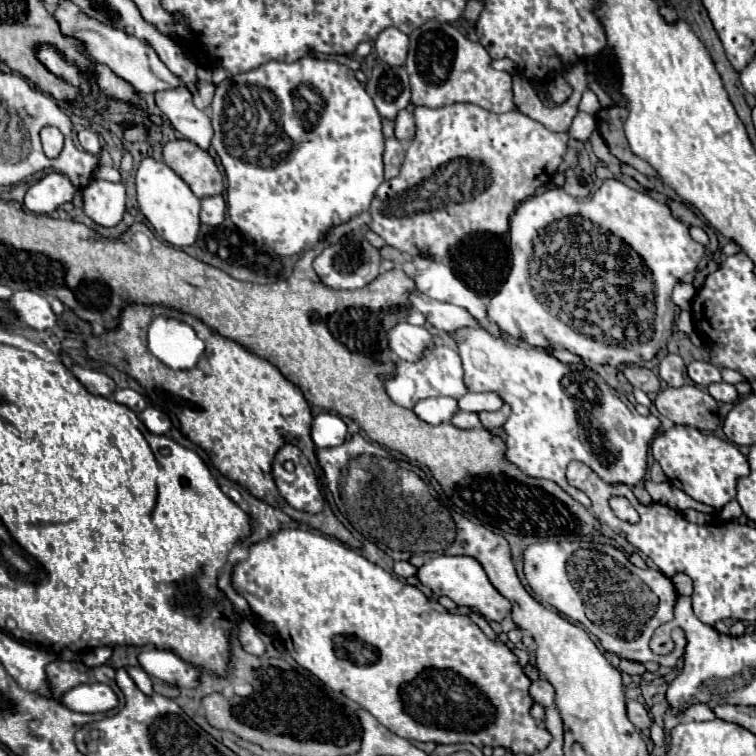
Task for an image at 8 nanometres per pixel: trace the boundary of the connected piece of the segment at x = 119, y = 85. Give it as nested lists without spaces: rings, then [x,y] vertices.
[[[95,62],[95,70],[97,70],[97,74],[99,74],[99,88],[101,88],[101,92],[103,92],[105,96],[121,98],[121,100],[127,100],[127,102],[131,102],[131,104],[137,104],[137,106],[145,108],[145,102],[135,96],[133,86],[125,84],[125,82],[119,80],[109,68],[105,68],[105,66],[101,66],[101,64],[97,64],[97,62]]]

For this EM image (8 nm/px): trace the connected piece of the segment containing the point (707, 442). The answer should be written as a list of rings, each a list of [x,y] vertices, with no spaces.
[[[673,426],[657,434],[651,442],[651,452],[673,486],[716,510],[737,496],[739,478],[749,474],[749,462],[735,444],[721,440],[715,434],[693,430],[691,426]]]

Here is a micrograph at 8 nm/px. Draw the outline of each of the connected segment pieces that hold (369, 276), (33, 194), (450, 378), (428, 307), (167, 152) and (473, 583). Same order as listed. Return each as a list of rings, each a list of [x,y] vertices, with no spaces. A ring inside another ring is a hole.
[[[357,230],[353,234],[347,234],[341,244],[331,244],[327,246],[315,260],[313,260],[313,268],[319,274],[319,278],[331,286],[331,288],[361,288],[365,284],[369,284],[371,280],[375,280],[379,276],[379,250],[373,248],[369,242],[363,240],[363,232]],[[351,244],[351,246],[345,246]]]
[[[51,172],[39,182],[35,182],[25,194],[25,208],[37,214],[49,214],[57,210],[63,202],[71,202],[77,188],[61,172]]]
[[[433,346],[427,350],[425,358],[421,362],[401,362],[397,360],[397,372],[393,380],[385,382],[387,394],[393,398],[403,408],[413,408],[419,400],[431,398],[431,396],[451,396],[459,400],[467,390],[463,384],[463,368],[461,368],[461,358],[457,356],[455,350],[447,346]]]
[[[417,290],[413,292],[411,302],[415,310],[425,314],[429,324],[433,324],[437,330],[443,330],[447,334],[455,334],[461,328],[483,328],[483,324],[477,318],[473,318],[469,310],[455,304],[433,300]]]
[[[173,140],[163,146],[165,164],[181,176],[197,198],[221,194],[225,190],[223,176],[213,158],[189,140]]]
[[[441,554],[437,558],[431,558],[427,564],[423,564],[417,570],[417,578],[421,580],[423,586],[431,588],[435,596],[449,596],[459,606],[477,608],[485,616],[485,620],[501,622],[511,612],[509,600],[497,592],[497,588],[489,582],[483,566],[471,556],[445,556],[445,554]]]

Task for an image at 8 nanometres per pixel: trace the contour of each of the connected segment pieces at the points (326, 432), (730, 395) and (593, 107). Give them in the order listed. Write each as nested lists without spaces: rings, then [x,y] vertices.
[[[321,412],[319,416],[315,416],[311,426],[311,438],[315,446],[319,448],[339,446],[345,440],[345,436],[347,436],[347,426],[337,414]]]
[[[719,382],[719,384],[711,384],[709,386],[709,394],[717,400],[717,402],[735,402],[737,400],[737,388],[733,384],[727,382]]]
[[[585,90],[583,92],[583,98],[579,102],[579,110],[581,112],[587,112],[587,114],[593,114],[593,116],[597,114],[597,110],[601,110],[601,104],[599,104],[597,96],[591,90]]]

